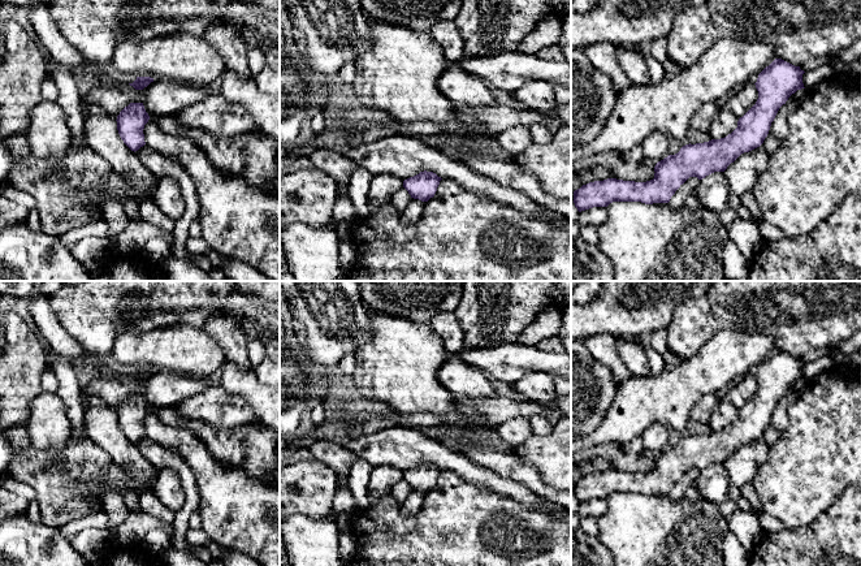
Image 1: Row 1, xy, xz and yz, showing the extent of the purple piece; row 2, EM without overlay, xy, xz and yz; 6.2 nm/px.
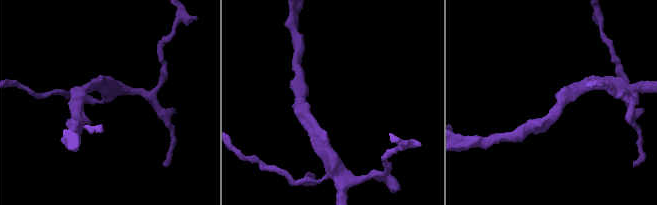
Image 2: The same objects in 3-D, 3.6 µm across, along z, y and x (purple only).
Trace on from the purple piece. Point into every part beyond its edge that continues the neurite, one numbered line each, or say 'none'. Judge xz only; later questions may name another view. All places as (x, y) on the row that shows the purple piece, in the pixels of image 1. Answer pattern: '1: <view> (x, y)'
none

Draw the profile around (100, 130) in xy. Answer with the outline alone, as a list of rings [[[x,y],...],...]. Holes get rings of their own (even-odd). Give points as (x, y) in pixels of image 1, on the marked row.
[[[92,105],[85,117],[83,134],[91,150],[103,157],[130,186],[148,191],[153,199],[159,178],[152,174],[121,139],[117,121],[100,107]]]

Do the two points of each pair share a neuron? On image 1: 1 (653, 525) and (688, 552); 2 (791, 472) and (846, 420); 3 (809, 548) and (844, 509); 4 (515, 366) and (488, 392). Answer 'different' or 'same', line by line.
1: same
2: same
3: same
4: different

